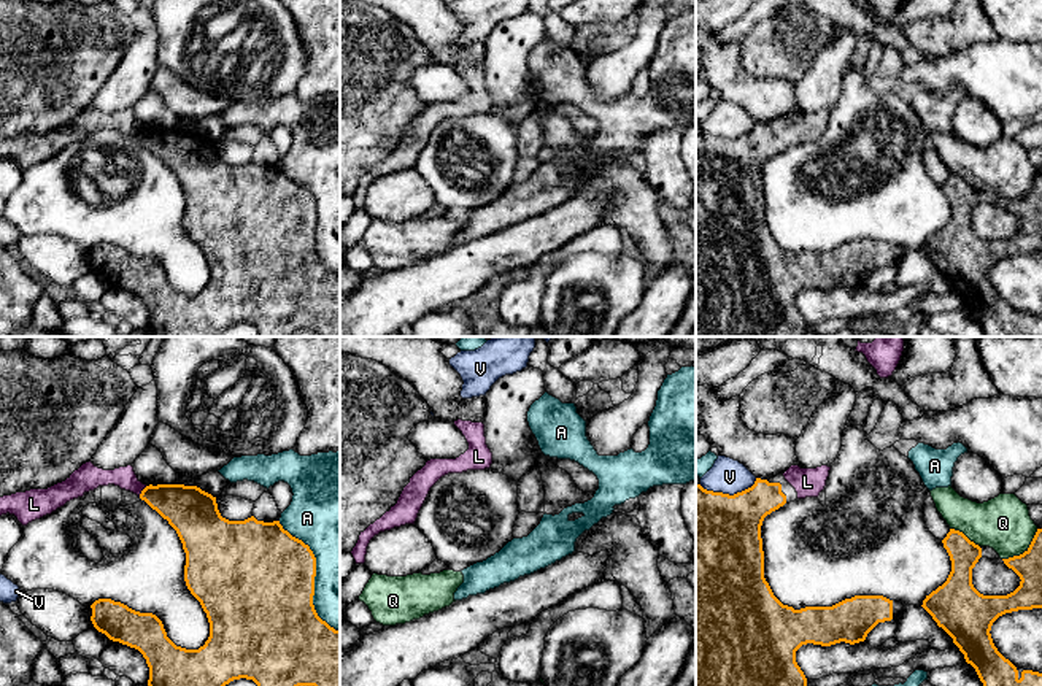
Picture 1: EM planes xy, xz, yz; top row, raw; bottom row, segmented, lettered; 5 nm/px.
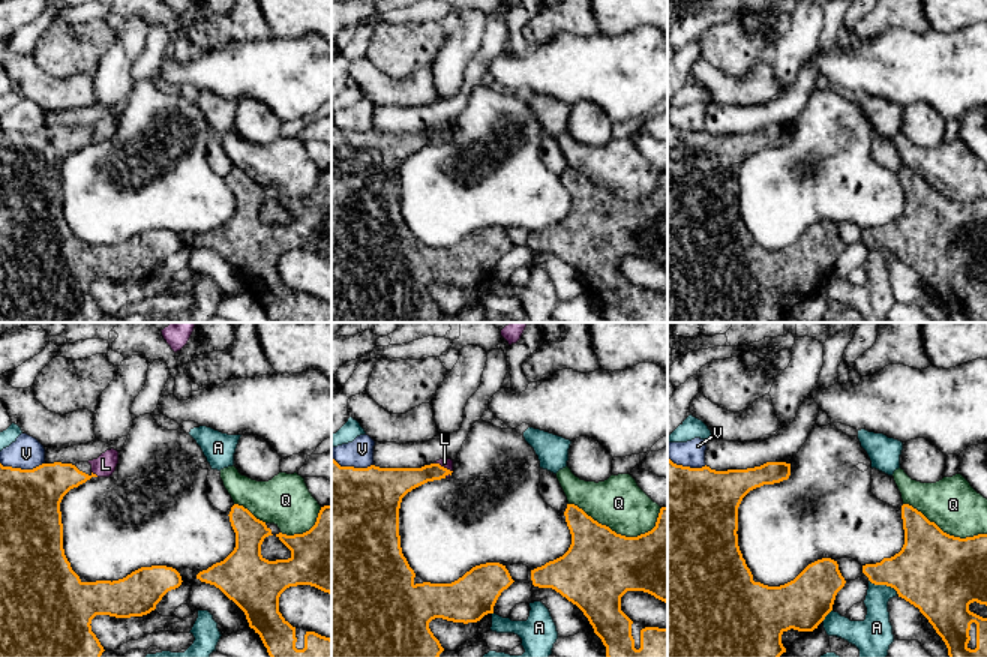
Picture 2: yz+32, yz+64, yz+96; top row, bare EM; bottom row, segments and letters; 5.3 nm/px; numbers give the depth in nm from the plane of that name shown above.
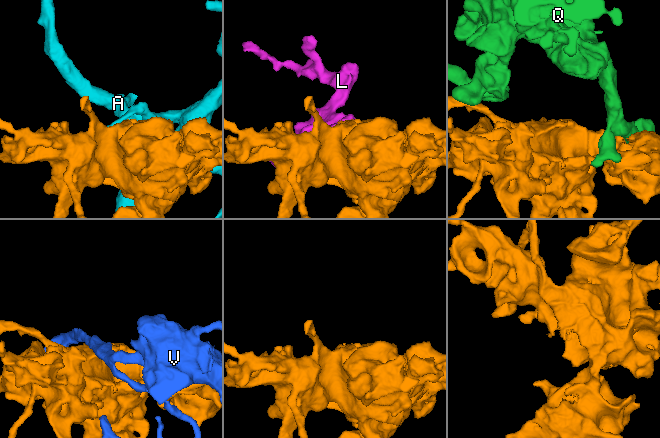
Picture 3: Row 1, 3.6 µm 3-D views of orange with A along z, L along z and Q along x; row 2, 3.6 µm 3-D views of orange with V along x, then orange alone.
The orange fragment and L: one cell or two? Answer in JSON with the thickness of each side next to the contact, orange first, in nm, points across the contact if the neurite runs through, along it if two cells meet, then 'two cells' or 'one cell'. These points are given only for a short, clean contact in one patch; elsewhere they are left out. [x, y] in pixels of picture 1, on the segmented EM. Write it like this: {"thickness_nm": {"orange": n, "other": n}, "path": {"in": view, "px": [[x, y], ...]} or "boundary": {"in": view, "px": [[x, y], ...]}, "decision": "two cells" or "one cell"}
{"thickness_nm": {"orange": 240, "other": 110}, "decision": "one cell"}

